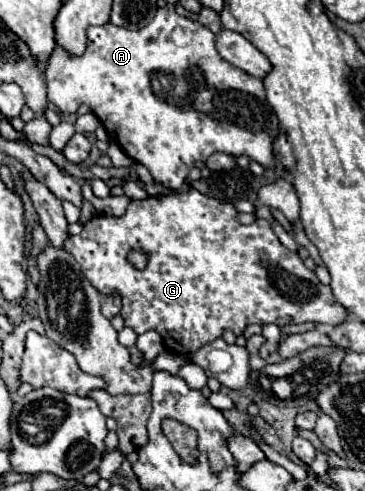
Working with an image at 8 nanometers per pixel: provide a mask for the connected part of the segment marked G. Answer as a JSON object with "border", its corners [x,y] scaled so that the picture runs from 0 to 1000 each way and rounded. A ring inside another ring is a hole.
{"border":[[[529,383],[441,403],[408,399],[359,407],[337,440],[266,436],[227,460],[222,477],[184,485],[178,509],[216,534],[222,554],[260,591],[288,603],[332,603],[342,664],[364,668],[375,680],[430,672],[452,713],[490,725],[529,721],[556,701],[605,688],[616,672],[655,684],[682,660],[781,664],[803,652],[808,660],[858,656],[923,664],[951,648],[951,631],[918,615],[907,587],[885,582],[858,550],[836,546],[814,513],[786,509],[764,493],[732,448],[704,448],[682,460],[660,456],[638,415],[578,407]],[[359,509],[381,509],[403,521],[392,550],[364,546],[348,530]]]}

